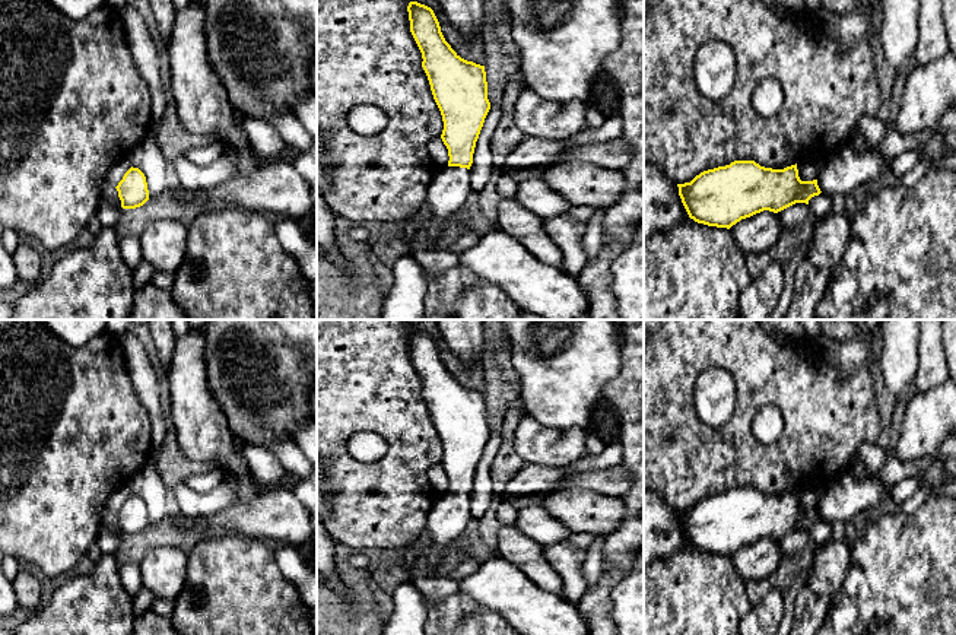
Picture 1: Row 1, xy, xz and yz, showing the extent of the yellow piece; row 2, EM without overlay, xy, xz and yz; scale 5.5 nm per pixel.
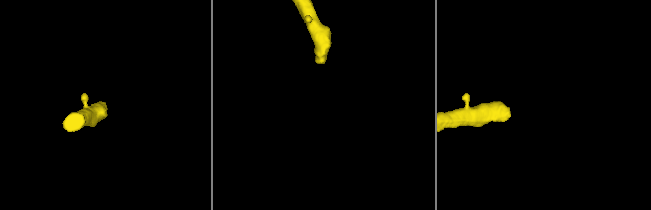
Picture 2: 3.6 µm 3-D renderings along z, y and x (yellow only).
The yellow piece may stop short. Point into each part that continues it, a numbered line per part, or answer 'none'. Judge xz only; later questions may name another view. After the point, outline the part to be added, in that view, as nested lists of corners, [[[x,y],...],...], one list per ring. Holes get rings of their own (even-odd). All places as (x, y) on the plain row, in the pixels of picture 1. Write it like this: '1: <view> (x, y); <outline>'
1: xz (450, 520); [[[460,493],[435,495],[425,530],[429,547],[423,559],[423,574],[436,575],[454,556],[455,544],[473,528],[470,496]]]

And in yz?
1: yz (850, 495); [[[845,473],[820,493],[817,512],[830,524],[851,521],[860,512],[879,512],[889,507],[892,488],[876,479],[860,479]]]

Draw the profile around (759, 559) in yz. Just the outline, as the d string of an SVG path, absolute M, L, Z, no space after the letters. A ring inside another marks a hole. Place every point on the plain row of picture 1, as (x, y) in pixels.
M763 537L730 555L734 571L746 582L769 578L784 559L778 542Z

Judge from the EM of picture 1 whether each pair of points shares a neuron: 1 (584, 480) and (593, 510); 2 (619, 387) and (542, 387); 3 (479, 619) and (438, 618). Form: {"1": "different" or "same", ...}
{"1": "different", "2": "different", "3": "same"}

